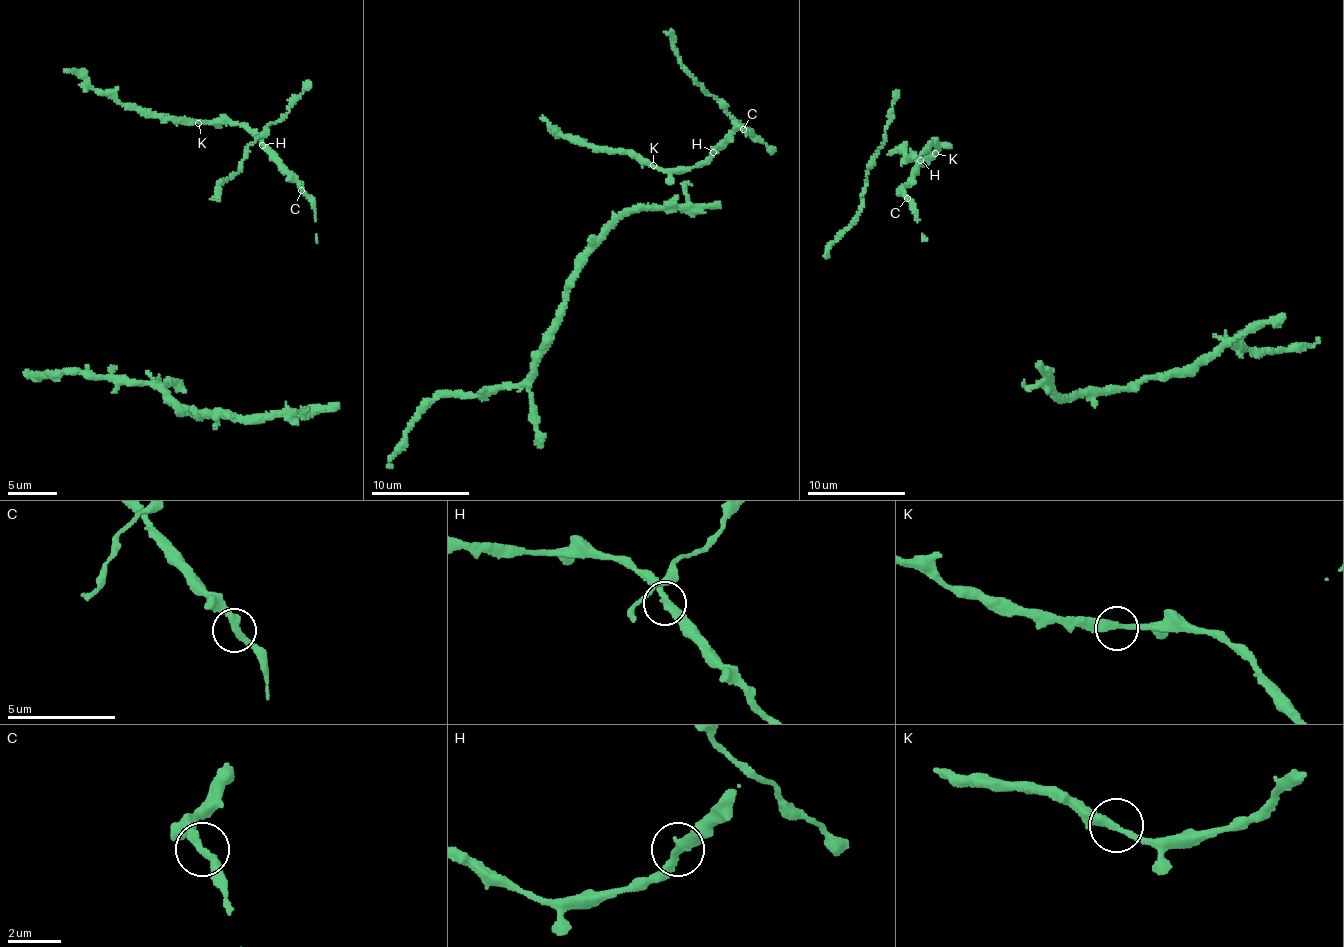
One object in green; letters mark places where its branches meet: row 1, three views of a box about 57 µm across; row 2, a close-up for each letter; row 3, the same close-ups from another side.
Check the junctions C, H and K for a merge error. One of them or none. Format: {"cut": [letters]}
{"cut": []}

